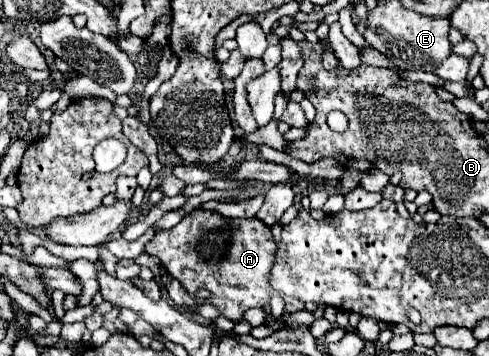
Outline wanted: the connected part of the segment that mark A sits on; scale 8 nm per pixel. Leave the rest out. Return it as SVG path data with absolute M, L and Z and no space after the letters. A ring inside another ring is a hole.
M195 210L171 230L157 232L147 242L145 252L157 256L163 262L165 270L173 278L177 278L191 296L195 296L197 290L207 290L211 294L211 298L207 300L209 304L217 306L225 318L241 320L245 310L255 306L263 308L265 304L269 304L269 298L273 294L269 276L277 246L269 226L265 226L259 218L235 218L231 220L231 244L227 250L227 258L203 260L197 252L199 240L209 234L209 228L217 228L223 224L225 218L221 214L211 210Z

